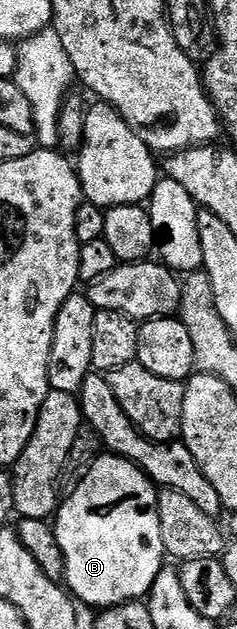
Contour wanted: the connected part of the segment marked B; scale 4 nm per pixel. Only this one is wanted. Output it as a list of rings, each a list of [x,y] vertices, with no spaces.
[[[100,454],[70,492],[71,497],[60,503],[53,520],[55,537],[65,562],[66,591],[80,605],[88,604],[94,610],[142,601],[165,566],[161,518],[155,509],[159,497],[156,485],[133,462],[120,456]]]

